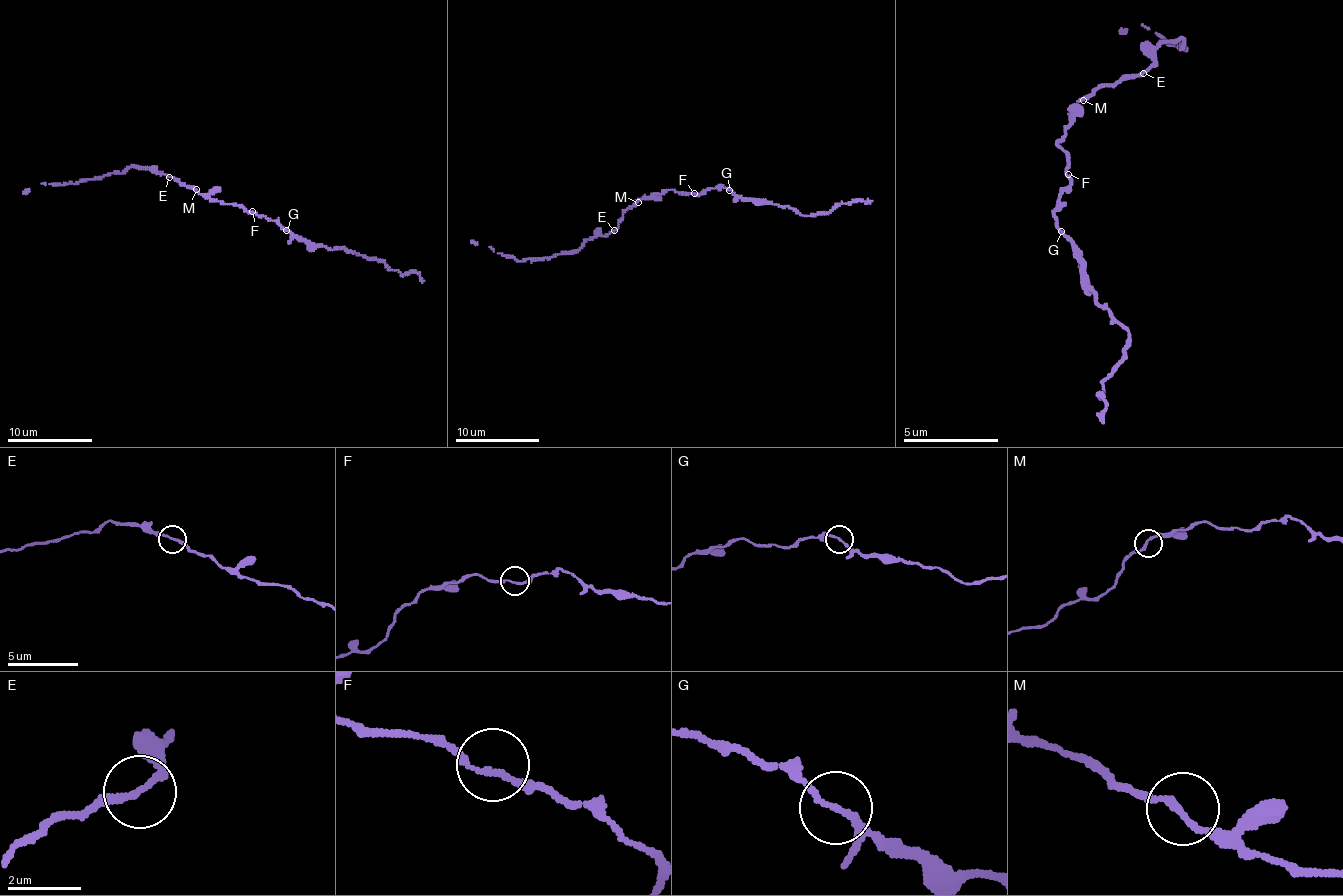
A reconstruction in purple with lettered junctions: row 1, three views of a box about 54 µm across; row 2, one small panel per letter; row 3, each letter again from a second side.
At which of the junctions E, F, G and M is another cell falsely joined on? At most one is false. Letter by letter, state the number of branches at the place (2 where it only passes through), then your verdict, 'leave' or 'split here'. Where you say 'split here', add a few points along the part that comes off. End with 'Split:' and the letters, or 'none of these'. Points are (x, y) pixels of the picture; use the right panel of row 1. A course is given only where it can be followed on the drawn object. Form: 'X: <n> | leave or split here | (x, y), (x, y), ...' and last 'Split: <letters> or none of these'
E: 2 | leave
F: 2 | leave
G: 2 | split here | (1062, 233), (1079, 257), (1090, 293), (1127, 331), (1124, 358), (1099, 398), (1100, 424)
M: 2 | leave
Split: G

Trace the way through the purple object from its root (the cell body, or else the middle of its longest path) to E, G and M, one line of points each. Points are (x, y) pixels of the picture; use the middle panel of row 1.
E: (664, 190), (636, 202), (623, 214), (623, 220), (614, 230)
G: (664, 190), (697, 193), (723, 187), (730, 190)
M: (664, 190), (638, 202)

